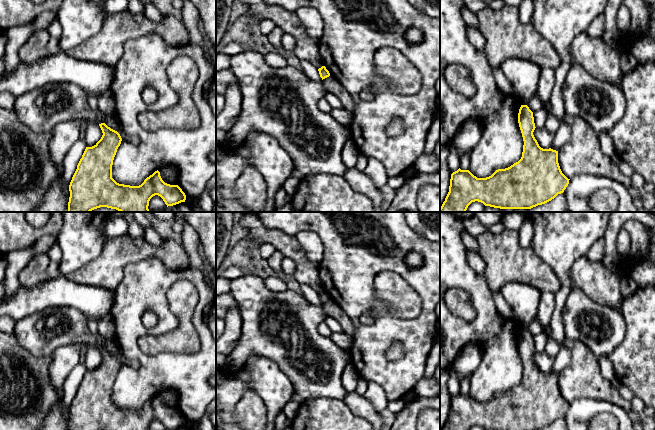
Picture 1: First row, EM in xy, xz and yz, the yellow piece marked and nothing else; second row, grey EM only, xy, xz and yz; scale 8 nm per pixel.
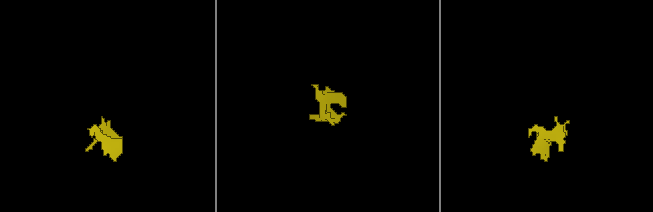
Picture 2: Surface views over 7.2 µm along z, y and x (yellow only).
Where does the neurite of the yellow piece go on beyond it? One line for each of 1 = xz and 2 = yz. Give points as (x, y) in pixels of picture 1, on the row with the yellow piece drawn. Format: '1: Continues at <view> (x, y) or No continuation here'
1: No continuation here
2: No continuation here

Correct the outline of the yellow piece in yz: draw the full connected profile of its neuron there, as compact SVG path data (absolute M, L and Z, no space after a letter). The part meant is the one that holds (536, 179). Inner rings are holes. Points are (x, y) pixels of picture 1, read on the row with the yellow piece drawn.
M521 105L518 123L524 141L521 159L508 168L496 170L486 178L477 178L469 170L459 168L451 174L449 192L440 212L466 212L468 206L475 201L500 209L531 209L564 192L570 179L560 169L558 151L539 146L533 135L536 128L533 112L527 105Z

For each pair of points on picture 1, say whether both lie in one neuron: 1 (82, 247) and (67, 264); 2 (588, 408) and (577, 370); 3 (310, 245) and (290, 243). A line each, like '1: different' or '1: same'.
1: same
2: different
3: different

